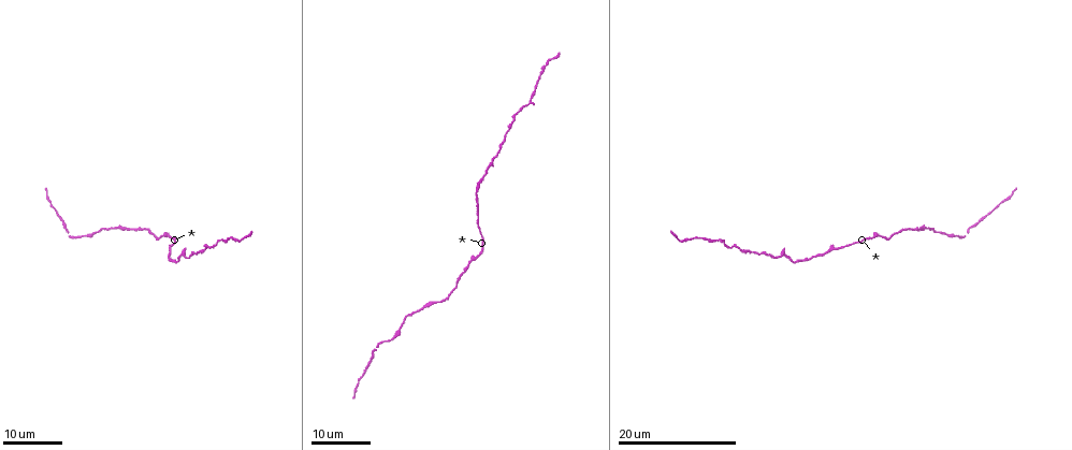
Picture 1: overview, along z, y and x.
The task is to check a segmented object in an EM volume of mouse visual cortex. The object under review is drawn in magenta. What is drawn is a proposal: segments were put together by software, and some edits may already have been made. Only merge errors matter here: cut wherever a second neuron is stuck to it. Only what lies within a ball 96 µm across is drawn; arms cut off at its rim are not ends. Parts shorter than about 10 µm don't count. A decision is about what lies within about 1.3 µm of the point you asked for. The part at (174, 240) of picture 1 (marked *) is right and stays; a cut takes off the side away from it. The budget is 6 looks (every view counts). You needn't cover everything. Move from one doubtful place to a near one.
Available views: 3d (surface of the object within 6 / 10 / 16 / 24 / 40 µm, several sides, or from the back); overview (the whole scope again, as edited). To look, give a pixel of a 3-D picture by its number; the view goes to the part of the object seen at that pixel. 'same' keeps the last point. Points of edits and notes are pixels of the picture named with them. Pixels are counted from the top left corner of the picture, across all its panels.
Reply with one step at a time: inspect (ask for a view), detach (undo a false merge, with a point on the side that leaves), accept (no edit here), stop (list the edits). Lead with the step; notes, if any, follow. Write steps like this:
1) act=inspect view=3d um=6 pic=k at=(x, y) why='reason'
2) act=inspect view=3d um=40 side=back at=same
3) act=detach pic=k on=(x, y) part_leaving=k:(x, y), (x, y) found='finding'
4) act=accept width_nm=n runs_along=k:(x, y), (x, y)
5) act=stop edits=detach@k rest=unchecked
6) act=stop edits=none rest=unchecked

act=inspect view=3d um=16 pic=1 at=(774, 258) why='calibre changes'

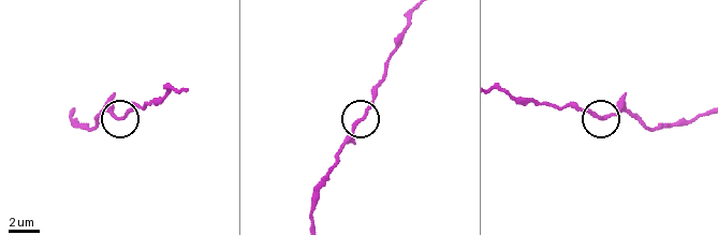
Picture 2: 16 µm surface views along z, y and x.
act=inspect view=3d um=6 pic=2 at=(605, 118)

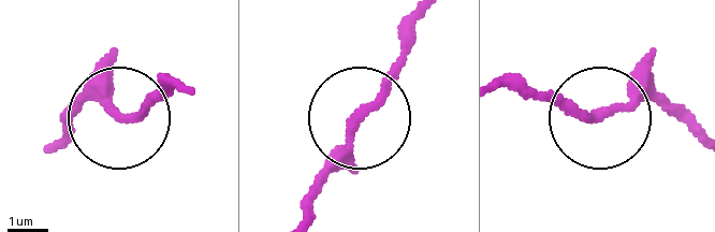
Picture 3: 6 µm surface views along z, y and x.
act=accept width_nm=210 runs_along=3:(305, 215), (311, 184), (421, 19) found='all the same neuron'

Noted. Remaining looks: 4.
act=inspect view=3d um=16 pic=1 at=(172, 261)

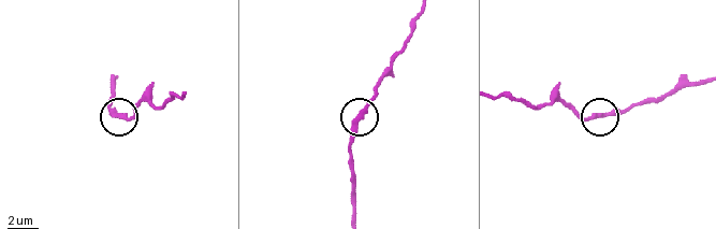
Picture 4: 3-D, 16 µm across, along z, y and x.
act=inspect view=3d um=6 pic=4 at=(596, 113) why='closer look'

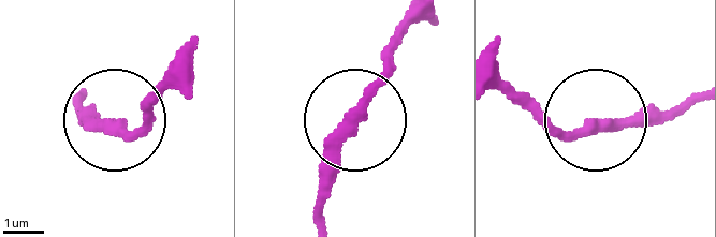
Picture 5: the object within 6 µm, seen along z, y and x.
act=accept runs_along=5:(317, 219), (330, 148), (415, 17) found='continuous, no second neuron'

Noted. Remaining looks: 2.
act=inspect view=3d um=24 pic=1 at=(433, 302) why='thick turns thin'

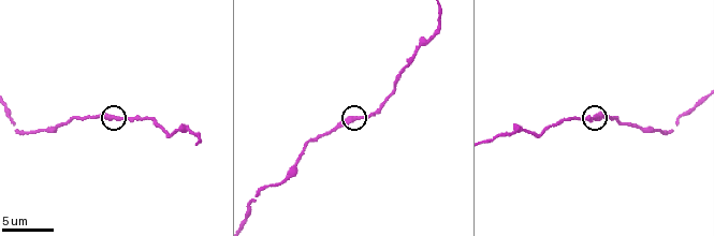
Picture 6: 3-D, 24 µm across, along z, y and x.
act=inspect view=3d um=10 pic=6 at=(356, 117)

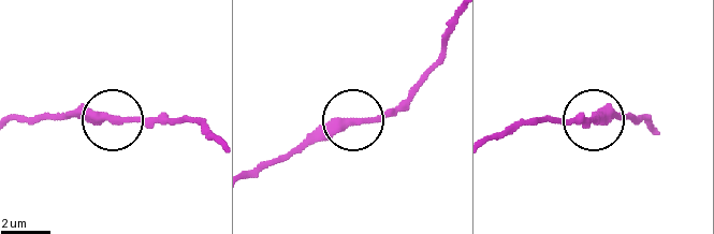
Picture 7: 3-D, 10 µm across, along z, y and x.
act=accept width_nm=330 runs_along=7:(454, 30), (438, 61), (389, 111), (333, 119), (292, 147) found='one neuron here'

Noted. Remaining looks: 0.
act=stop edits=none rest=unchecked

